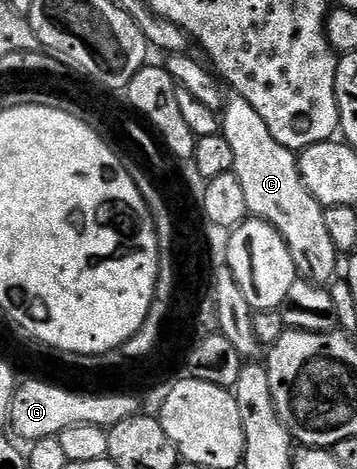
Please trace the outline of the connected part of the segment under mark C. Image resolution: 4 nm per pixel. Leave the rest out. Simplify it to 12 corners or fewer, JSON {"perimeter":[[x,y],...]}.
{"perimeter":[[242,95],[224,99],[253,218],[286,240],[296,273],[328,284],[338,251],[325,207]]}

